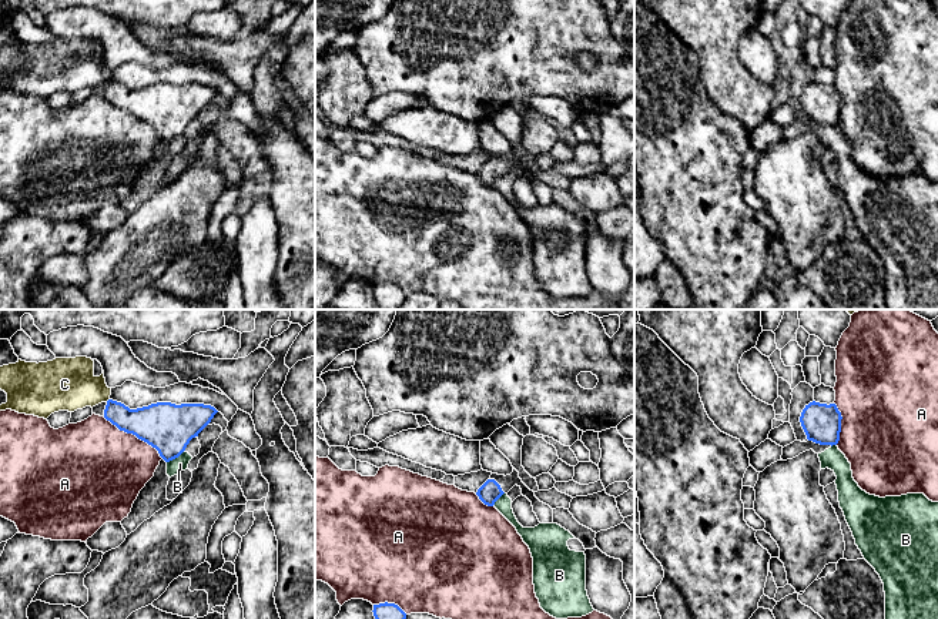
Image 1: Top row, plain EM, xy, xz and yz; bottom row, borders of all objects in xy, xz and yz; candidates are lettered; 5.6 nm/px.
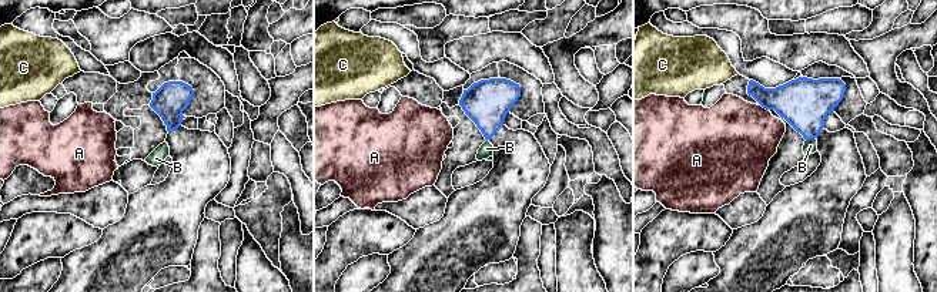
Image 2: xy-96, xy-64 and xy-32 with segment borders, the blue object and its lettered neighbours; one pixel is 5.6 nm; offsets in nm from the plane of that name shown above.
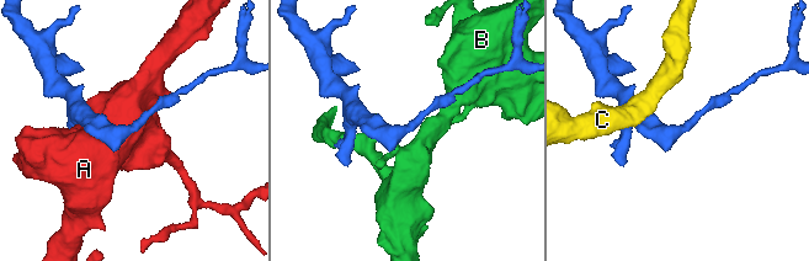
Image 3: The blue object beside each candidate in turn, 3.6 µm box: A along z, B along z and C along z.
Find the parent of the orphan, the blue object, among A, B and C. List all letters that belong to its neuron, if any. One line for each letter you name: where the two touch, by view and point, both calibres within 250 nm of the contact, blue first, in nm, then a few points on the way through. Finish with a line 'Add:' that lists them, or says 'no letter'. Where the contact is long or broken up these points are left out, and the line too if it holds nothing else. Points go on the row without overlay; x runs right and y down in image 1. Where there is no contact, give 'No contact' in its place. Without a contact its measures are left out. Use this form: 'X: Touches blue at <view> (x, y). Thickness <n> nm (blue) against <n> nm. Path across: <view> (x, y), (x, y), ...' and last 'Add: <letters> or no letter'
Add: no letter

